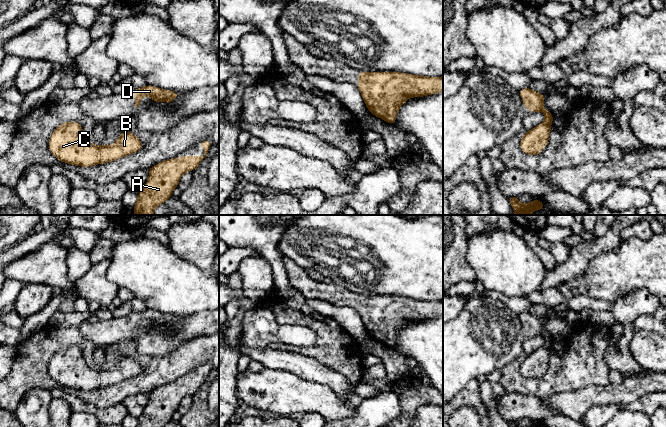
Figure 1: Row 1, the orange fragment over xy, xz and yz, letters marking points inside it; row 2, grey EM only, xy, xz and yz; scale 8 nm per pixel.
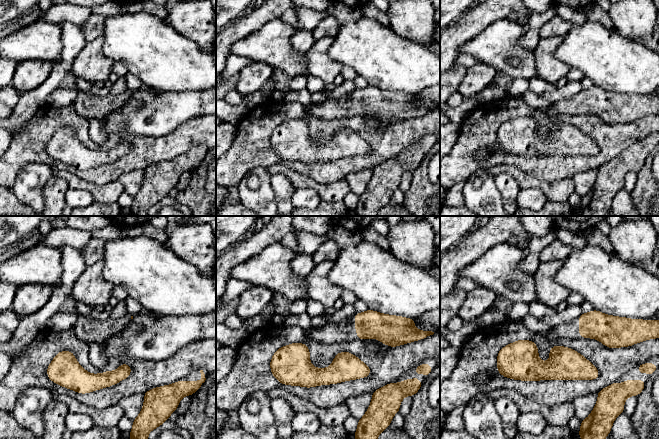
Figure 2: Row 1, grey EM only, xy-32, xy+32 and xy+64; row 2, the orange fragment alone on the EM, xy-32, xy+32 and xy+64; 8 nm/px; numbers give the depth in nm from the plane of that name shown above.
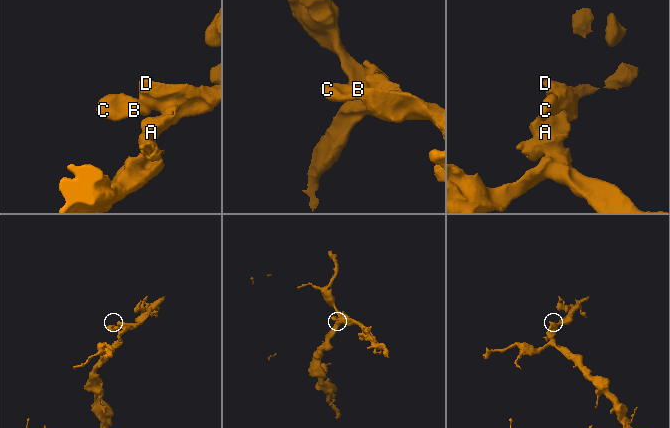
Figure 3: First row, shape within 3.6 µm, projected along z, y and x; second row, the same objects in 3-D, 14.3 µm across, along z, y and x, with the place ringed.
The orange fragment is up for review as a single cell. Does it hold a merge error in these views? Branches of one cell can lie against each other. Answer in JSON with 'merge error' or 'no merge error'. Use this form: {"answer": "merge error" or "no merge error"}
{"answer": "no merge error"}

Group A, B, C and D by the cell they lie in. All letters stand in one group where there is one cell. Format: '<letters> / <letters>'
A B C D

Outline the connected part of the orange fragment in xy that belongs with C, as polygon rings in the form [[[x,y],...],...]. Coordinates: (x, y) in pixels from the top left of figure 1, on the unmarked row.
[[[65,346],[60,348],[51,358],[49,363],[49,375],[58,384],[74,390],[92,391],[97,388],[112,386],[127,379],[131,379],[142,373],[143,367],[132,356],[126,355],[120,358],[112,369],[92,369],[83,357],[79,346]]]

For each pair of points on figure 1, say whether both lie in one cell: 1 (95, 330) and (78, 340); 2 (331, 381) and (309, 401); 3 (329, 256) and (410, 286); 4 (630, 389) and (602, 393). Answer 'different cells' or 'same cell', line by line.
1: different cells
2: different cells
3: same cell
4: same cell

